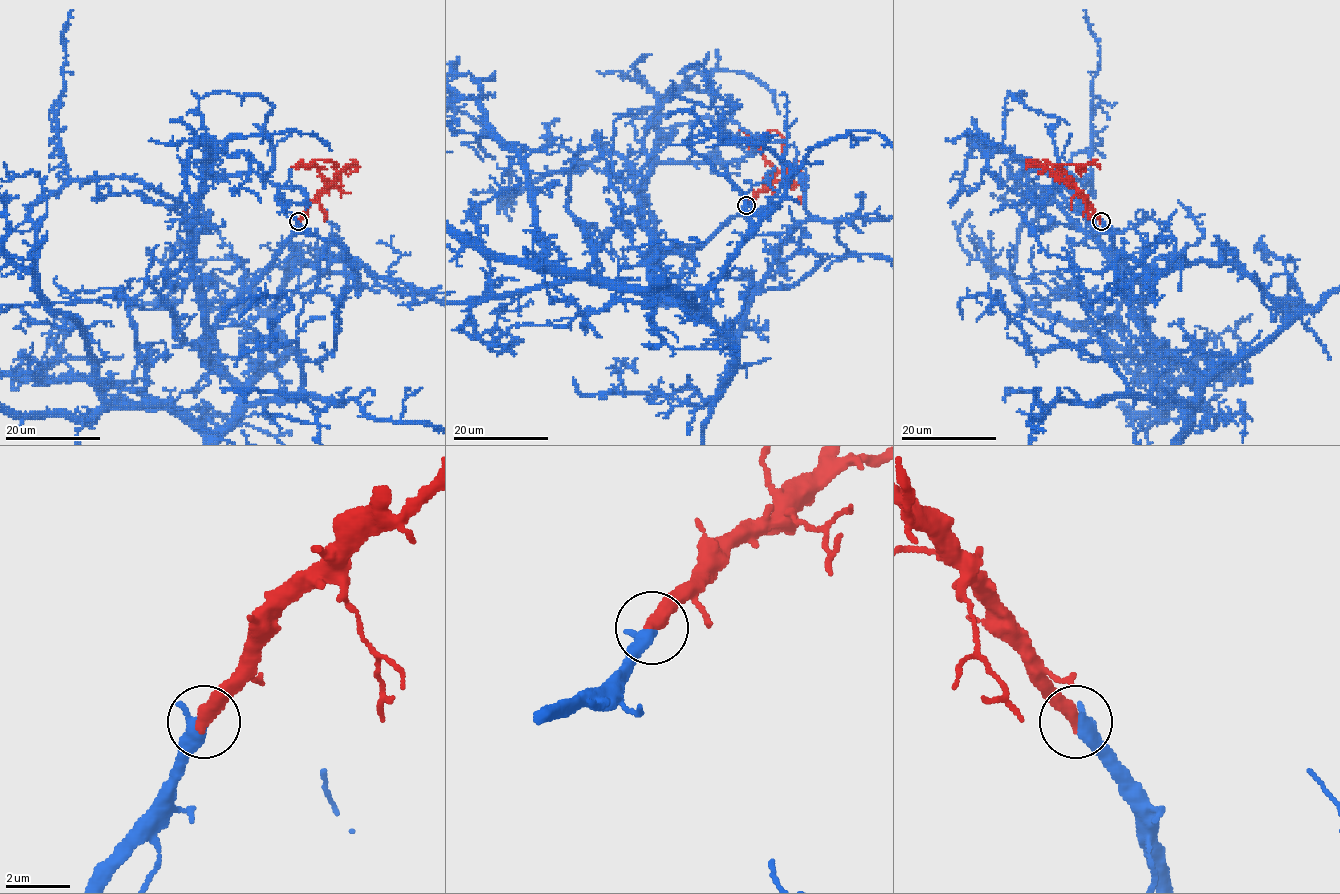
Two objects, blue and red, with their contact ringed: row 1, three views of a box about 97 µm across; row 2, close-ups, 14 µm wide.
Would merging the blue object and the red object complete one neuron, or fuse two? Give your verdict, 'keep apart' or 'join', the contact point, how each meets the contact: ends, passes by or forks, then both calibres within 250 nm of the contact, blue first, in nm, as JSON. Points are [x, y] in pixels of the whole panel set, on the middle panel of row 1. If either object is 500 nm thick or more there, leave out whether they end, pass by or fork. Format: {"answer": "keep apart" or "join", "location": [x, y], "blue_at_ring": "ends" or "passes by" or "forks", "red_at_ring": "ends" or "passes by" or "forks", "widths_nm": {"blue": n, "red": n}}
{"answer": "join", "location": [746, 205], "widths_nm": {"blue": 500, "red": 440}}

